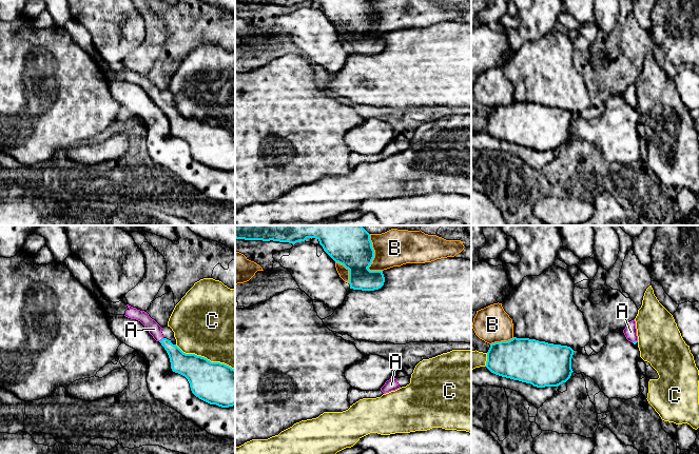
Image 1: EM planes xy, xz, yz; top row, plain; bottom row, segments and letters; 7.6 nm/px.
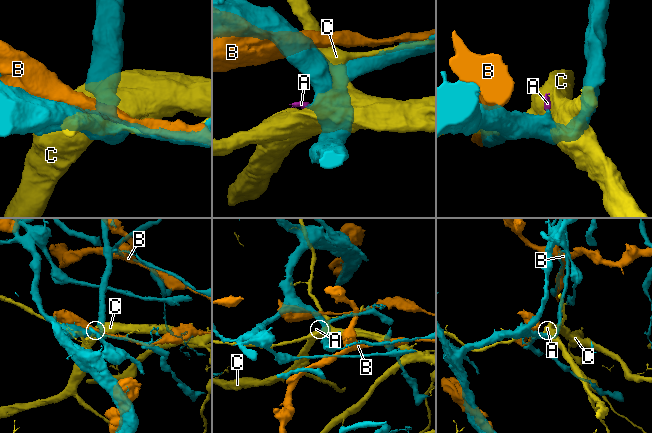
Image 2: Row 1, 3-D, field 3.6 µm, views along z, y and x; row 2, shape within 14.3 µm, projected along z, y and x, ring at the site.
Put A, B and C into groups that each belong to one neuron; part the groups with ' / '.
A / B / C

